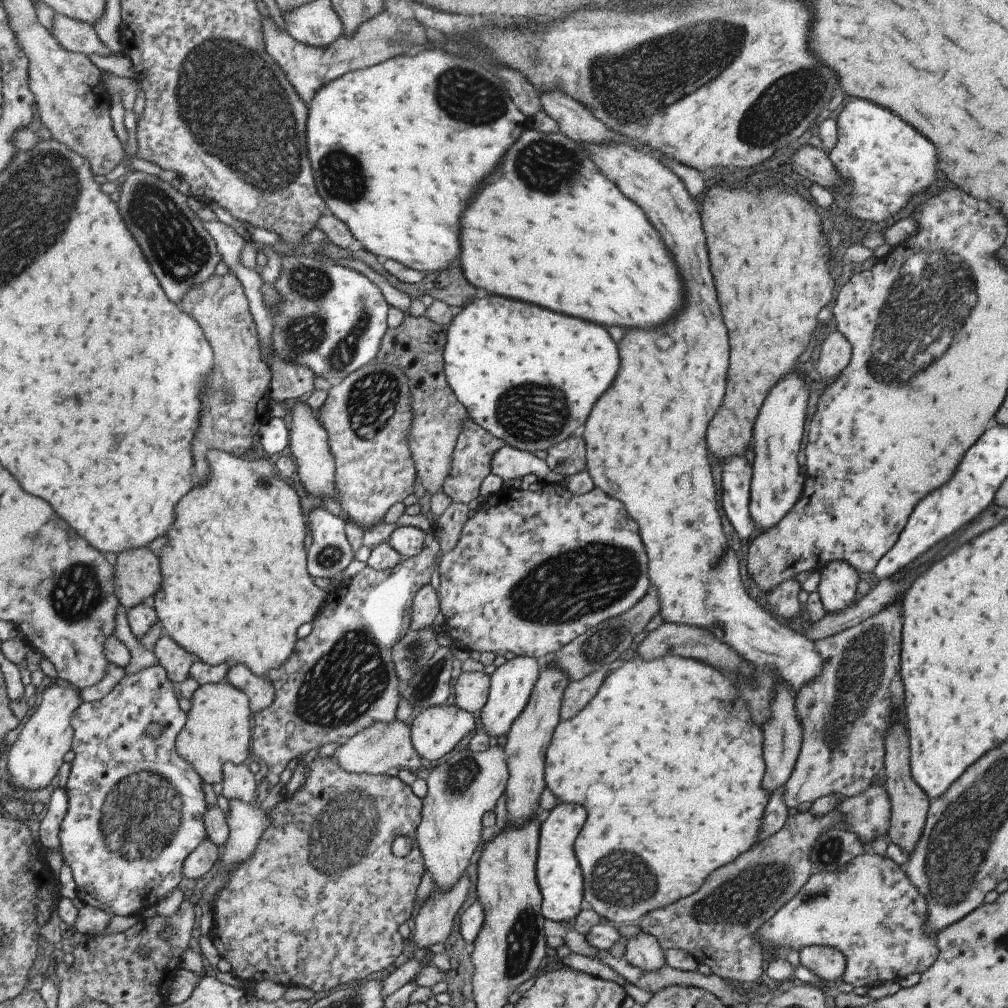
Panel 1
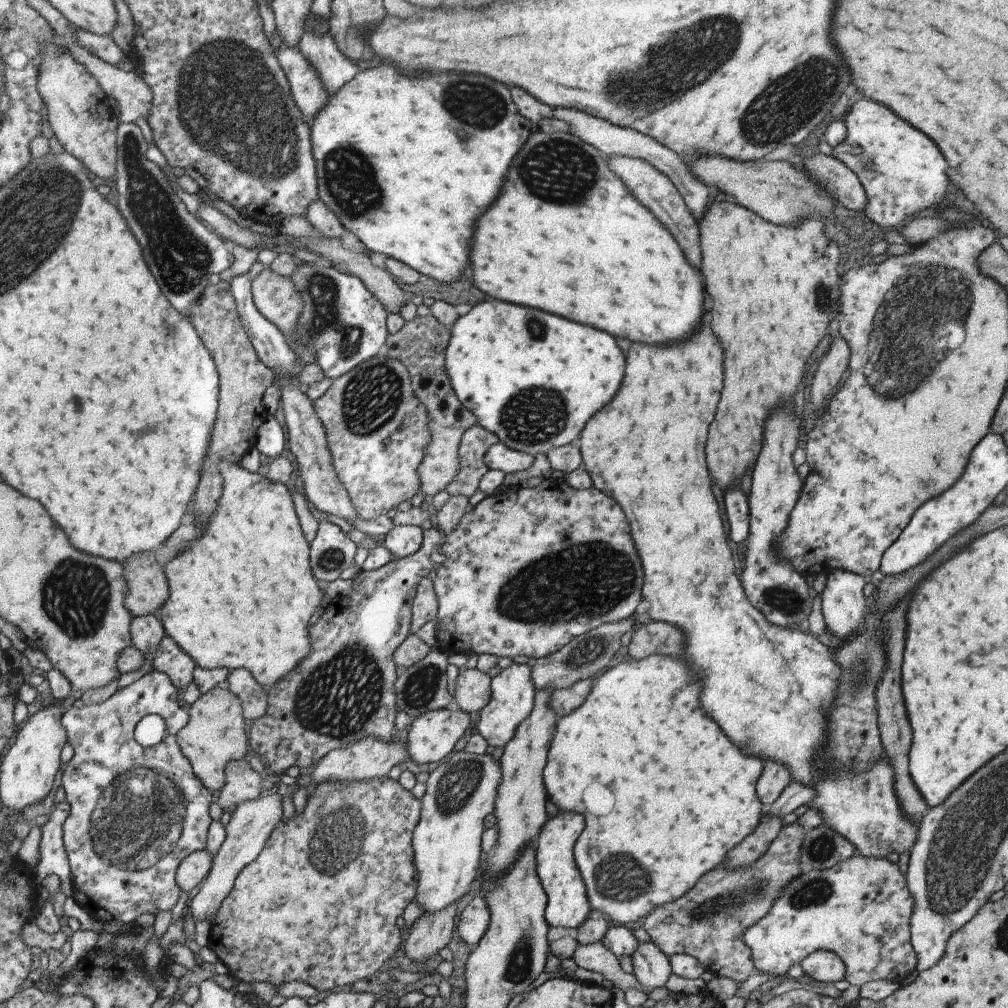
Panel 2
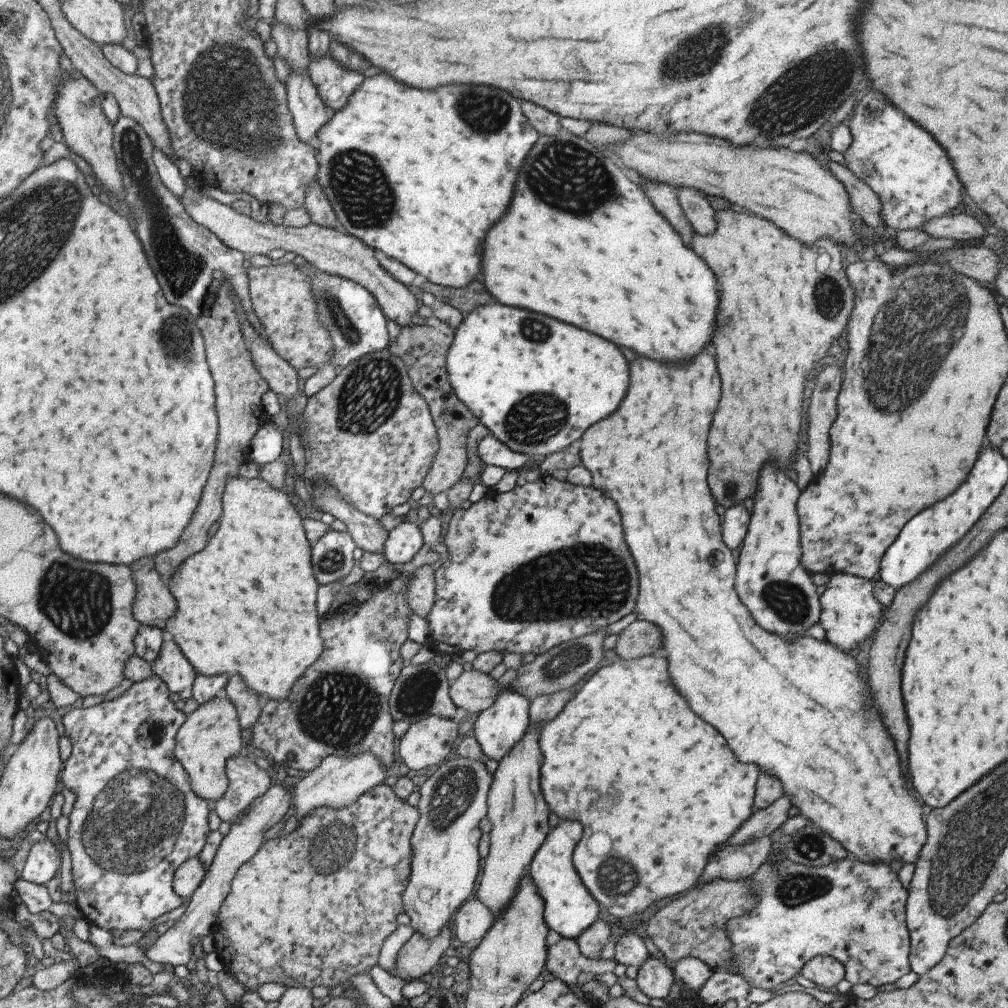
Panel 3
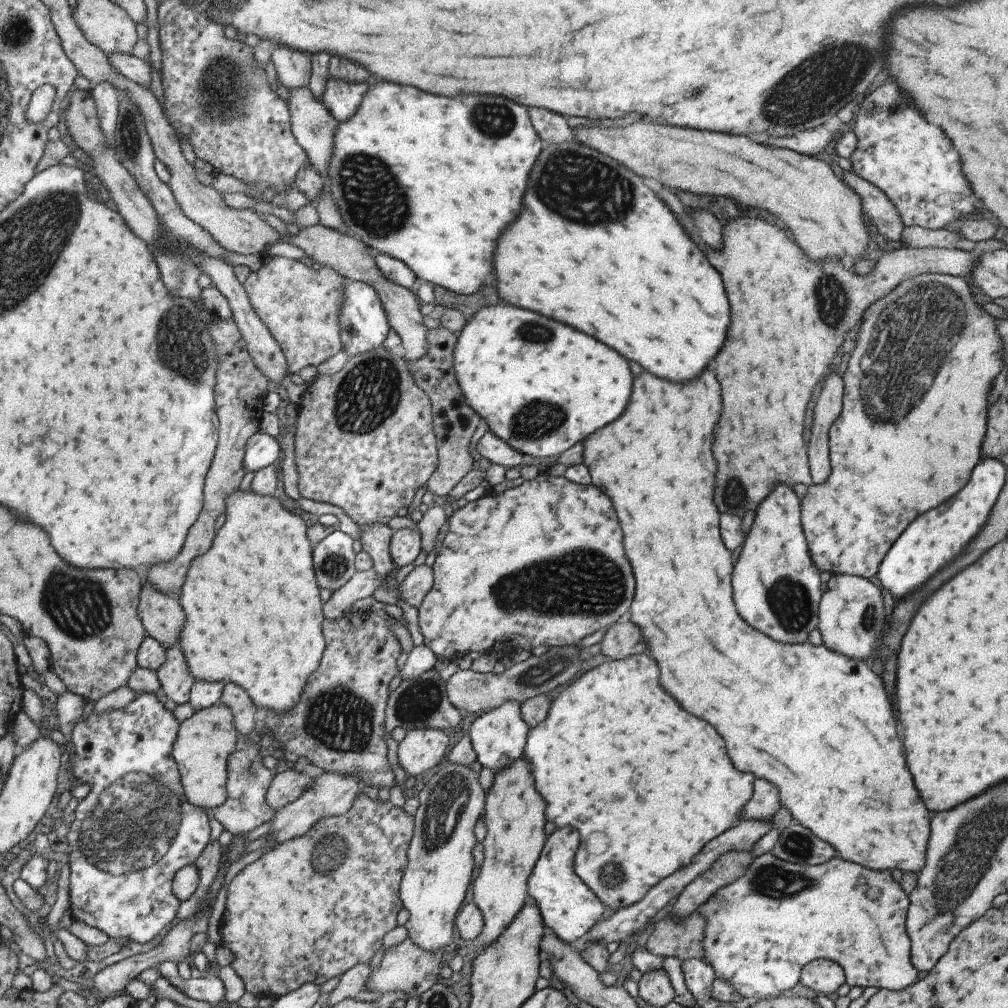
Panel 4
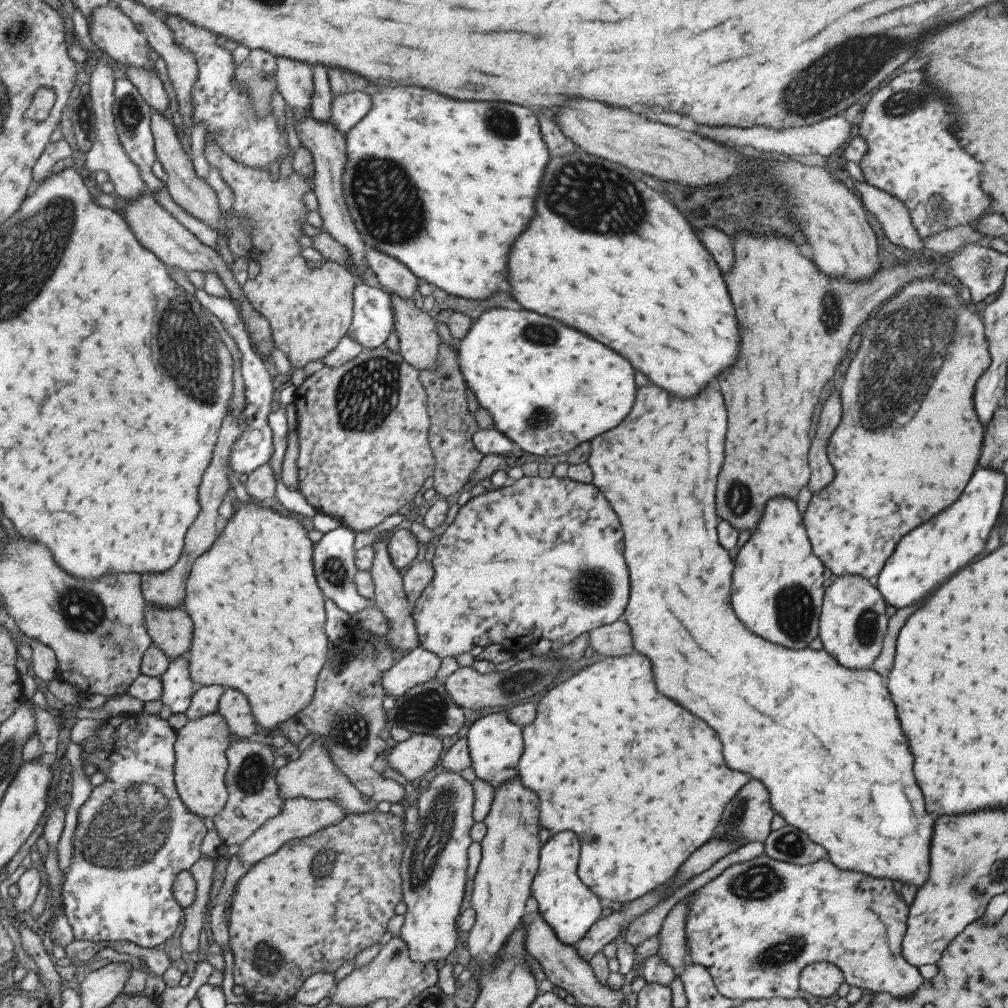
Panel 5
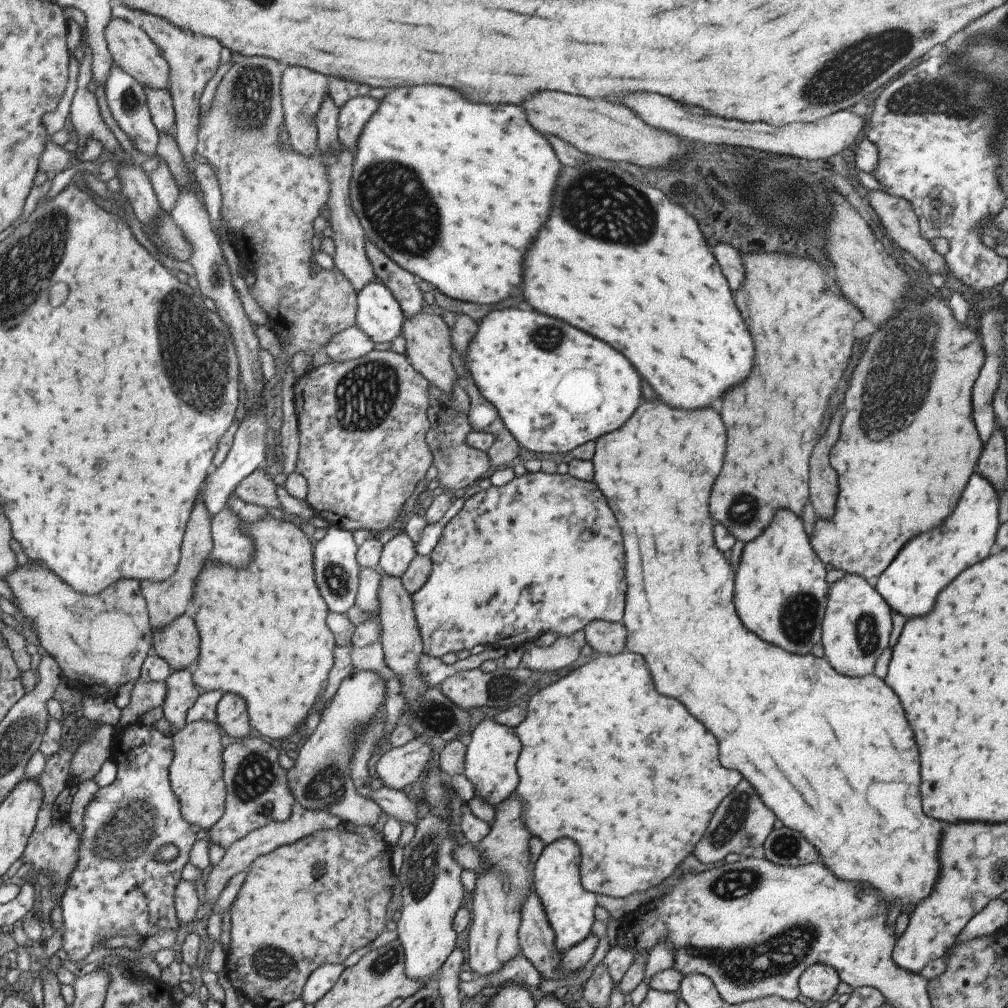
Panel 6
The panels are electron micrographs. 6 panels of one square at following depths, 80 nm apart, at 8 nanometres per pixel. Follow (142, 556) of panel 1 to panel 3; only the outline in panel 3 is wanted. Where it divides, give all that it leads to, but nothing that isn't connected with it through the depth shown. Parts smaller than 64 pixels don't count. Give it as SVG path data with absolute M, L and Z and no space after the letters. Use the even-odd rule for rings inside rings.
M154 557L139 558L128 567L135 587L132 615L138 623L163 629L175 612L176 602L154 568Z

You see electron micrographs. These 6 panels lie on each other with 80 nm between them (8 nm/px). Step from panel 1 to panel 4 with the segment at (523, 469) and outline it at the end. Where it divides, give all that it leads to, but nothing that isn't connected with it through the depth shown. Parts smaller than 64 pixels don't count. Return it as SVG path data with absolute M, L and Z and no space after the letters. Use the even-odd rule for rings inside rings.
M491 431L485 432L476 444L476 450L485 463L501 465L505 469L515 468L521 464L523 455L507 446Z

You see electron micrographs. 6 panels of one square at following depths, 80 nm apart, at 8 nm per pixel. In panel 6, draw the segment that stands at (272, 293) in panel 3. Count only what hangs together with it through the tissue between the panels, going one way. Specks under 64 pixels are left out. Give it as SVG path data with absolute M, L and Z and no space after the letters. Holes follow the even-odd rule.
M244 56L237 60L235 64L219 78L217 86L212 98L211 106L209 113L203 121L198 124L196 130L196 145L194 152L203 156L209 164L214 166L214 172L218 178L218 188L221 195L221 206L220 206L220 215L222 220L225 220L229 224L230 240L233 245L236 247L236 250L239 254L242 264L246 267L247 270L251 272L251 276L255 276L255 282L252 286L248 287L248 292L257 302L257 304L265 311L267 318L277 322L277 334L278 341L282 346L282 350L285 352L289 358L295 356L295 354L306 354L307 356L312 356L315 352L319 350L324 350L324 346L335 336L337 333L348 329L349 327L354 326L355 322L355 313L356 313L356 292L351 286L349 279L337 270L337 267L332 267L331 269L320 269L317 271L311 272L309 257L311 256L311 244L310 238L313 236L313 231L311 224L313 218L319 215L319 208L323 207L326 203L329 191L330 184L326 179L326 172L324 171L324 166L320 162L319 156L315 155L313 157L304 157L298 155L290 146L287 146L286 150L277 150L275 146L275 136L277 134L277 127L281 124L281 121L284 118L282 111L282 106L280 103L280 76L285 68L285 65L278 63L272 58L265 58L262 56Z

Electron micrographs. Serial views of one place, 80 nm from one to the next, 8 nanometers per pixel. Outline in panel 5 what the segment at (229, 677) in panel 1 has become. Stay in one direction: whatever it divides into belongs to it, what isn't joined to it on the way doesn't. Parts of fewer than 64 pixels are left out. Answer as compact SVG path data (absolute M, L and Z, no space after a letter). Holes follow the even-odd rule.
M234 688L221 693L217 712L226 720L233 738L247 738L255 732L255 720L246 696Z

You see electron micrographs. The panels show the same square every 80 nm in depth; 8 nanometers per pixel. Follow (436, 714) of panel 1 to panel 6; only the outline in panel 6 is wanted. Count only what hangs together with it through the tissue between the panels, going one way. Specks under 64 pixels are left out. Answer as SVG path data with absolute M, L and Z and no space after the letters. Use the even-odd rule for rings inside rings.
M419 736L404 745L392 747L376 760L375 770L383 785L402 789L417 780L421 772L427 770L431 762L430 739Z

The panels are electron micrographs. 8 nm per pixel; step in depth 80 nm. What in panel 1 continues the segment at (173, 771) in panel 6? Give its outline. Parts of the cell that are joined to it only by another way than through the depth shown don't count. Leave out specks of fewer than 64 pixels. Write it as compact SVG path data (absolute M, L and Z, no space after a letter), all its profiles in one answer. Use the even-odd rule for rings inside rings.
M226 680L199 685L190 698L189 710L183 726L175 737L175 750L181 759L191 765L202 782L217 784L222 766L229 760L235 764L247 758L250 739L250 706L247 697Z

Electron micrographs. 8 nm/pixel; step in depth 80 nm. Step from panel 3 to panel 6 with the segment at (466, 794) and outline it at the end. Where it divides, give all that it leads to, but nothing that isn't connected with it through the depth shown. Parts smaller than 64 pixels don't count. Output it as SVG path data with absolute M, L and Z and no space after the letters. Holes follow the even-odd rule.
M445 780L444 790L448 801L448 817L444 819L435 811L427 811L424 806L424 814L420 814L414 826L413 837L409 844L401 848L397 853L396 875L398 884L401 886L400 897L402 906L399 911L400 918L396 922L398 941L404 950L404 971L412 979L420 980L422 986L429 982L434 983L439 967L455 948L457 933L453 930L452 920L455 913L460 909L463 888L459 881L462 866L453 858L452 849L460 847L468 842L460 829L460 816L467 802L461 799L456 790Z

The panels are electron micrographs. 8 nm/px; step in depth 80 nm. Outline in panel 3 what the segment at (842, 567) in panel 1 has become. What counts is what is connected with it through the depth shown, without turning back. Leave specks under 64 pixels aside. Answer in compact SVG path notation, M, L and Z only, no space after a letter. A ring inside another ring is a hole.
M833 573L818 598L821 624L825 640L841 650L854 650L865 639L871 639L876 624L882 619L883 608L871 593L872 584L867 579L847 573Z

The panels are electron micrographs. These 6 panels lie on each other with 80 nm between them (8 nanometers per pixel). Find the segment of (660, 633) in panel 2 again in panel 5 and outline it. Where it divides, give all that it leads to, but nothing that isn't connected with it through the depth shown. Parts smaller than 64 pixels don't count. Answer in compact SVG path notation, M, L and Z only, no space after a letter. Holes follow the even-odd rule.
M613 622L594 628L589 634L589 646L605 657L620 657L631 654L631 634L625 622Z

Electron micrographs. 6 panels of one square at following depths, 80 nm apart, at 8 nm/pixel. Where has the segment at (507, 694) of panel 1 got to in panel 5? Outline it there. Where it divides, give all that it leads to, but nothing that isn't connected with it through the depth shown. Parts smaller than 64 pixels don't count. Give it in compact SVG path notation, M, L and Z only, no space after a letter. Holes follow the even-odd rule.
M507 710L477 718L466 732L470 766L477 778L489 782L495 790L502 782L517 775L517 763L522 753L522 727L508 719Z

